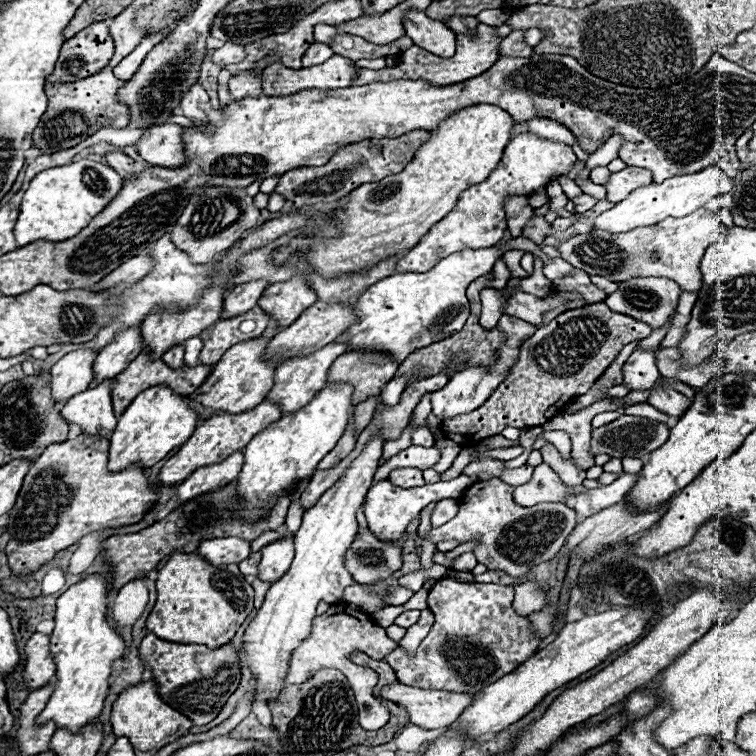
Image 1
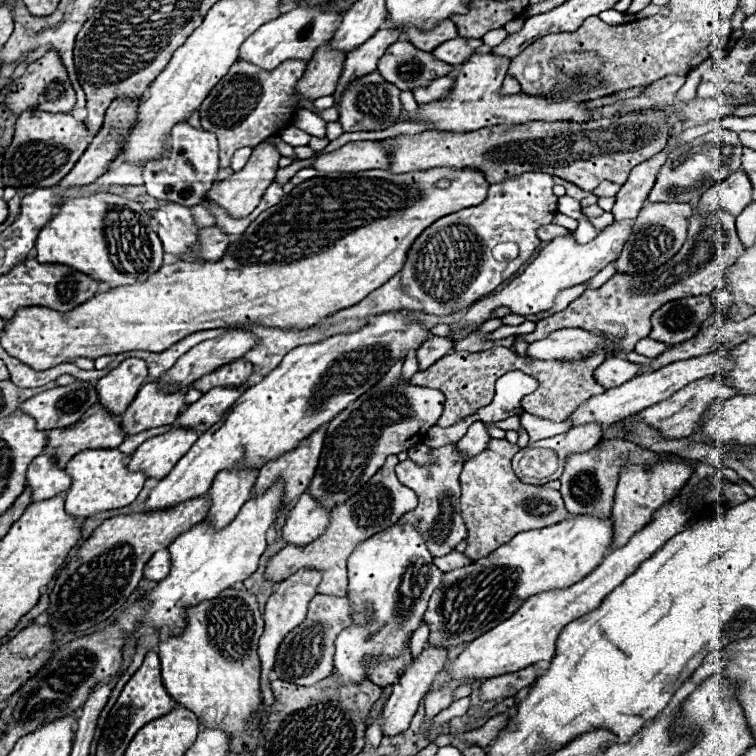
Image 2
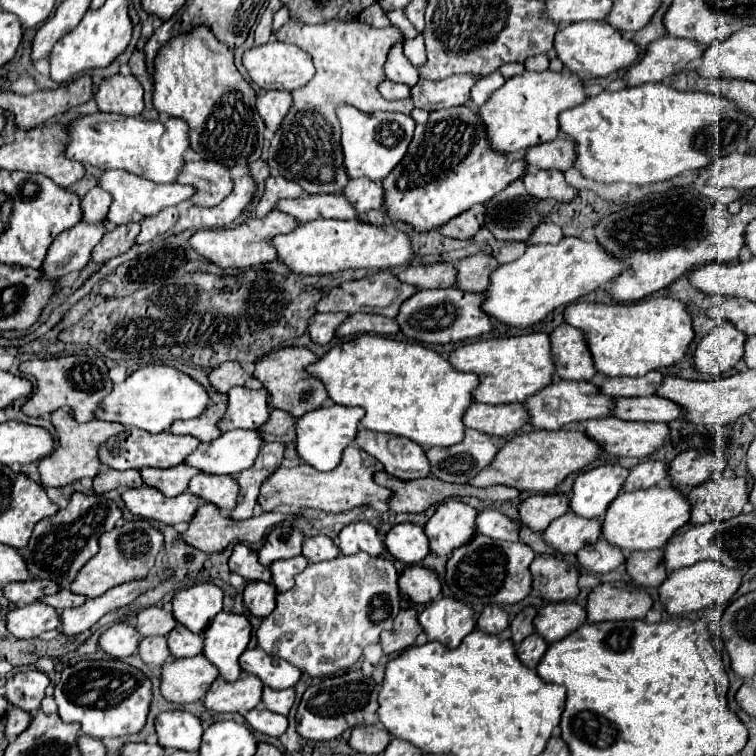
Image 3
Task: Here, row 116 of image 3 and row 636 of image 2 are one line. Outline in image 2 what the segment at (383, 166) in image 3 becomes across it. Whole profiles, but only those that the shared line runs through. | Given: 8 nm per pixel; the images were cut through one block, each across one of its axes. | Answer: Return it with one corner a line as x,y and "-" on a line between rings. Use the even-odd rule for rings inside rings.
394,524
392,528
364,540
350,554
348,576
348,598
352,600
354,624
344,628
344,632
336,638
334,676
344,680
344,684
358,684
368,678
368,664
376,660
394,660
410,644
434,588
440,586
442,572
434,566
420,534
412,526
-
368,604
372,610
372,620
366,620

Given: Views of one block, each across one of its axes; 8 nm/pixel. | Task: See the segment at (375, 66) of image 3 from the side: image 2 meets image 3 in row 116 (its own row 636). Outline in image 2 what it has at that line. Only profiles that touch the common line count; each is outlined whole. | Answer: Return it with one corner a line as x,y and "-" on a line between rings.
318,594
312,598
308,604
308,616
306,620
296,626
284,640
280,642
280,648
276,652
276,664
274,672
278,674
280,680
290,682
290,684
316,684
324,680
332,672
332,658
334,658
334,640
338,632
342,632
346,626
352,624
350,618
350,602
348,598
338,598
338,596
328,596
328,594

